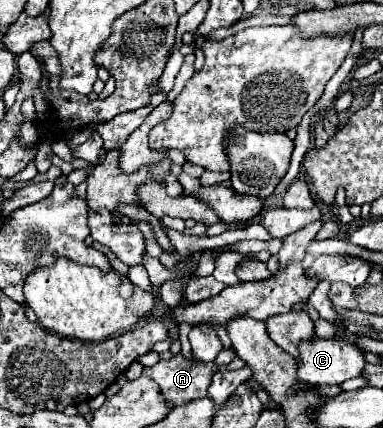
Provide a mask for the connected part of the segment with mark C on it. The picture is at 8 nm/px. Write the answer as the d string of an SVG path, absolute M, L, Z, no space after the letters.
M313 338L301 342L297 358L297 380L313 386L341 384L361 374L365 358L355 344Z

